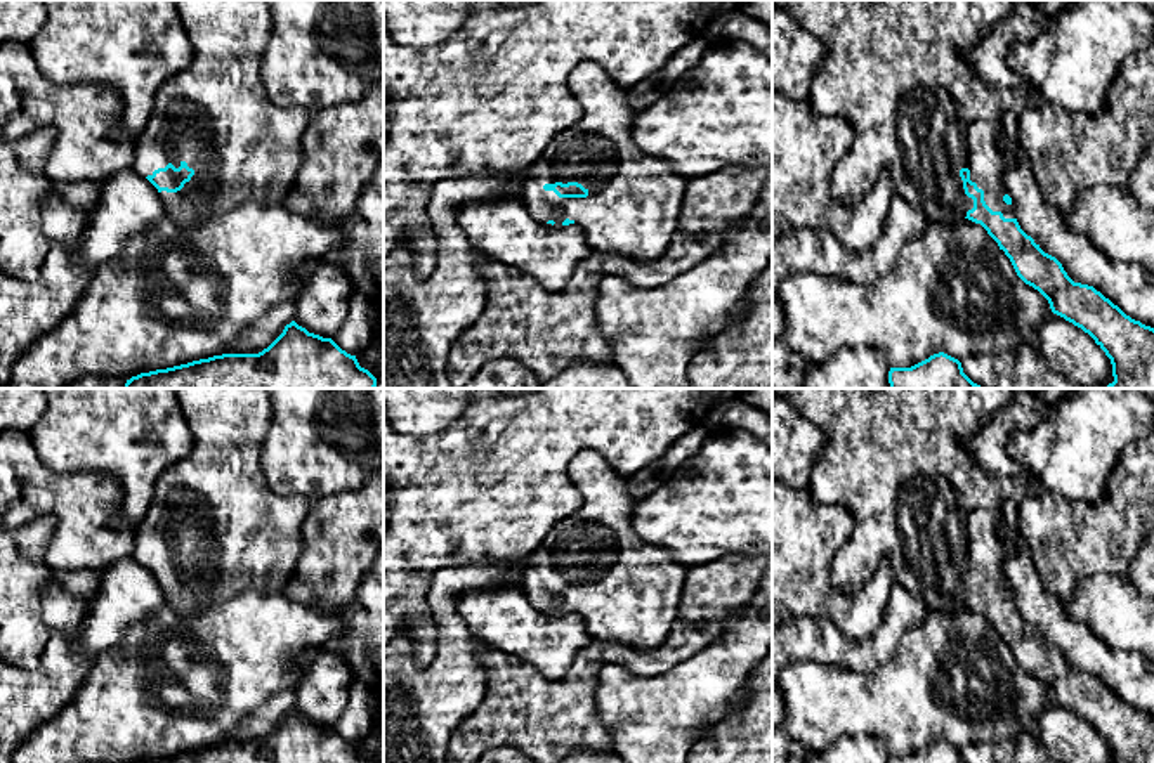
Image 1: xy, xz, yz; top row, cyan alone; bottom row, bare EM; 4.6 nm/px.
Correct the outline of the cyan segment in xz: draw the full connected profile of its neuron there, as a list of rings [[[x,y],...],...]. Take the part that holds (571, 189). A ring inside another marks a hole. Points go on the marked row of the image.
[[[578,64],[567,88],[583,108],[583,118],[559,134],[528,168],[529,179],[522,189],[528,212],[545,224],[576,224],[593,251],[640,262],[659,258],[677,229],[689,179],[635,144],[632,128],[644,108],[632,104],[628,90],[616,85],[599,64]]]

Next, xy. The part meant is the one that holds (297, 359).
[[[295,321],[259,354],[222,354],[187,364],[141,373],[125,388],[375,388],[377,378],[359,366],[356,355],[331,338],[309,333]]]

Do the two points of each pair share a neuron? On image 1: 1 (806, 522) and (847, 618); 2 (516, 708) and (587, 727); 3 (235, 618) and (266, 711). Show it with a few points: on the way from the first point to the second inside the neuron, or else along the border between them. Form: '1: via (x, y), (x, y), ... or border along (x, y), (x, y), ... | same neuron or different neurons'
1: via (806, 547), (806, 576), (823, 593) | same neuron
2: via (533, 715), (557, 718), (570, 727) | same neuron
3: border along (292, 689), (285, 689), (261, 703), (233, 729) | different neurons

